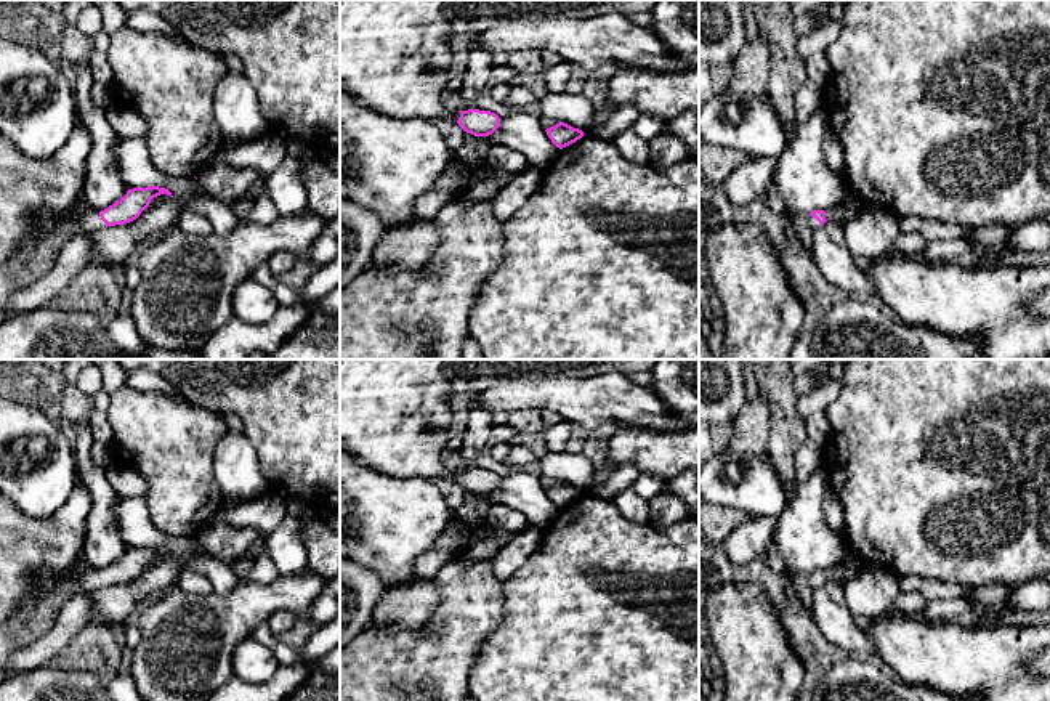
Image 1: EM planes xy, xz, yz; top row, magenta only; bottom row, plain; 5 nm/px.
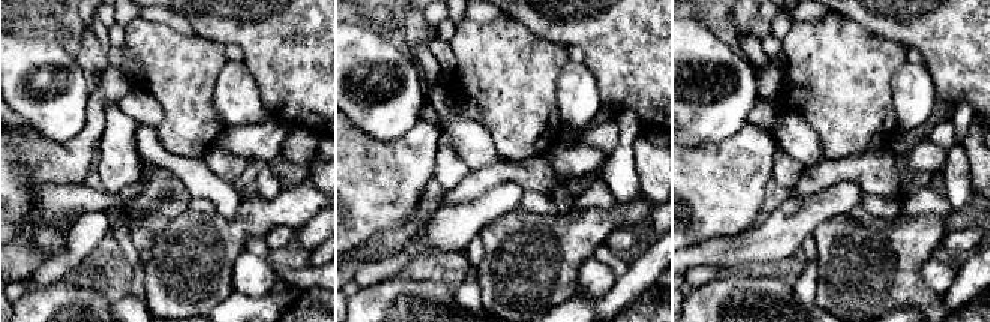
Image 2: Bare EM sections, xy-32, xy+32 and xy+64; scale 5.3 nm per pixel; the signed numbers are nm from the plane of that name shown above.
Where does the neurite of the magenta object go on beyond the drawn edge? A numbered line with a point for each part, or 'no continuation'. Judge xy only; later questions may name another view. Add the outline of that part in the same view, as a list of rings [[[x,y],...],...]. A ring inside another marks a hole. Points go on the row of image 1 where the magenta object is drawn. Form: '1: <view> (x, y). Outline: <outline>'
1: xy (87, 220). Outline: [[[71,209],[61,220],[64,223],[75,223],[83,233],[90,234],[96,229],[106,228],[106,223],[99,217],[99,210],[77,210]],[[59,225],[59,226],[61,226]]]

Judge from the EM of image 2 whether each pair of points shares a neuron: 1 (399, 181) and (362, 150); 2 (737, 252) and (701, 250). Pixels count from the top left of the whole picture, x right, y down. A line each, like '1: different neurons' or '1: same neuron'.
1: same neuron
2: same neuron

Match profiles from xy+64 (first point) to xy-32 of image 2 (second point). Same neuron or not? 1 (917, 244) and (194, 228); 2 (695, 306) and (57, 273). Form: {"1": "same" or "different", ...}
{"1": "same", "2": "different"}

